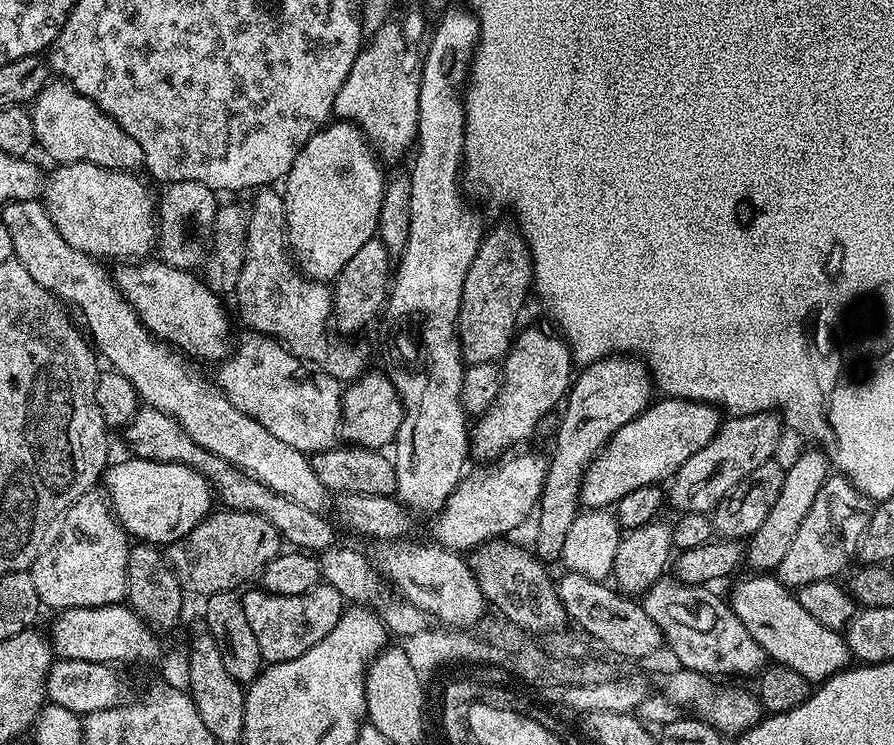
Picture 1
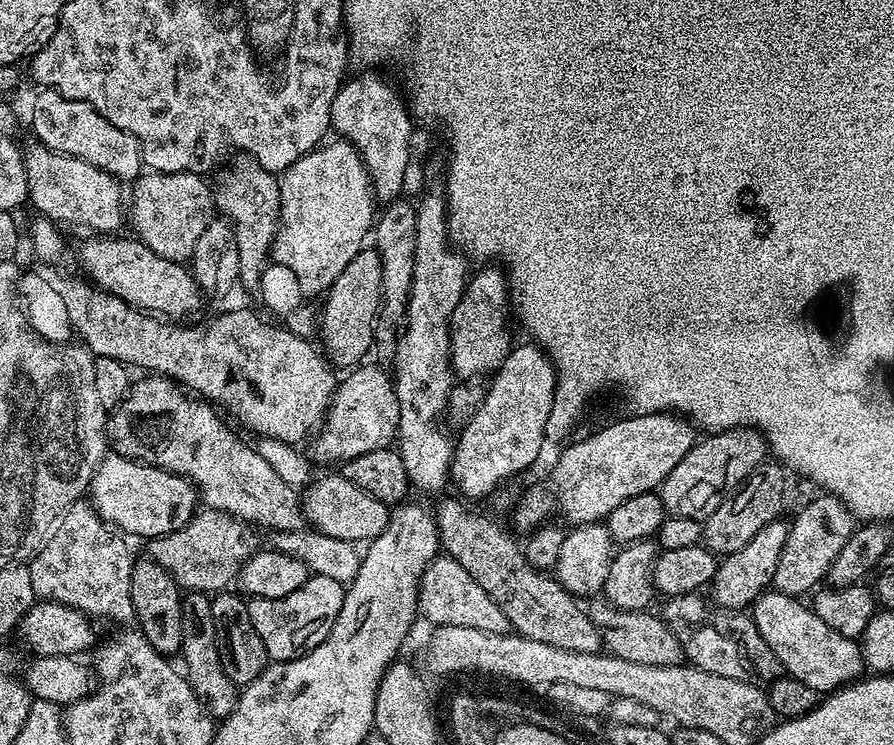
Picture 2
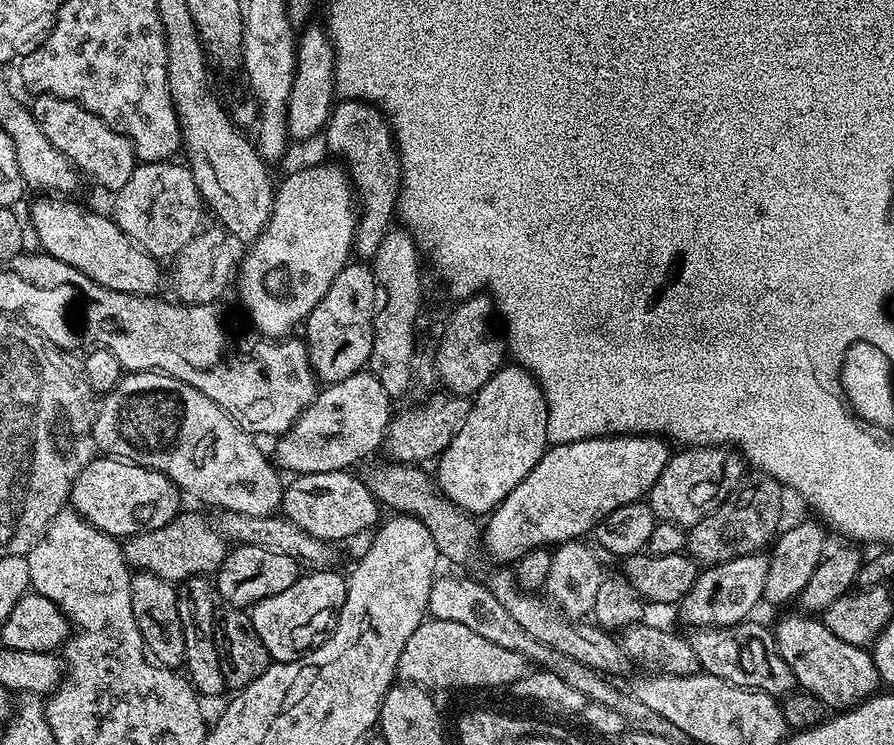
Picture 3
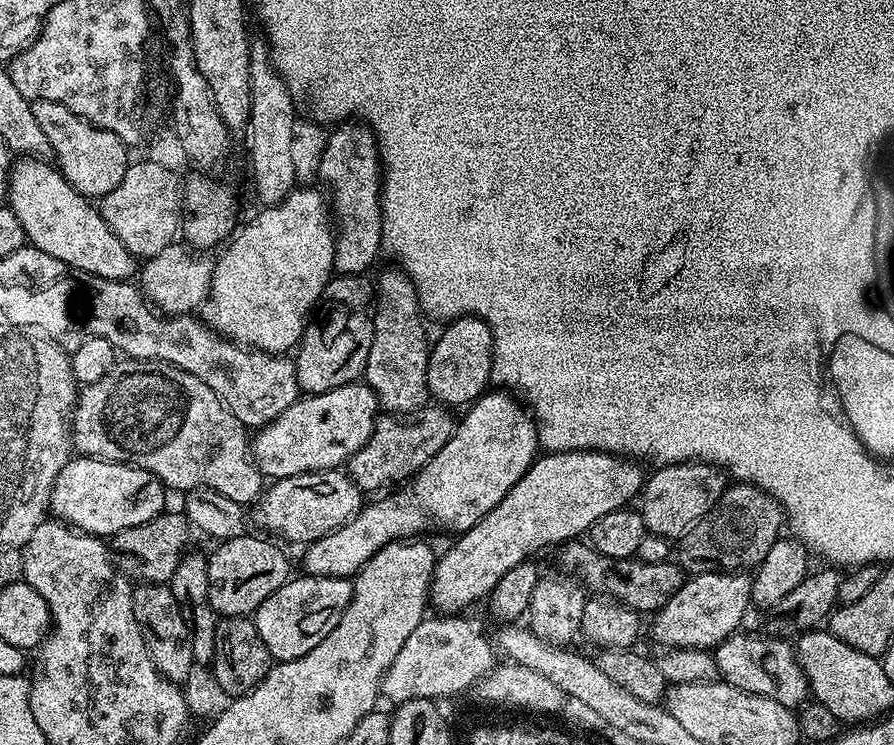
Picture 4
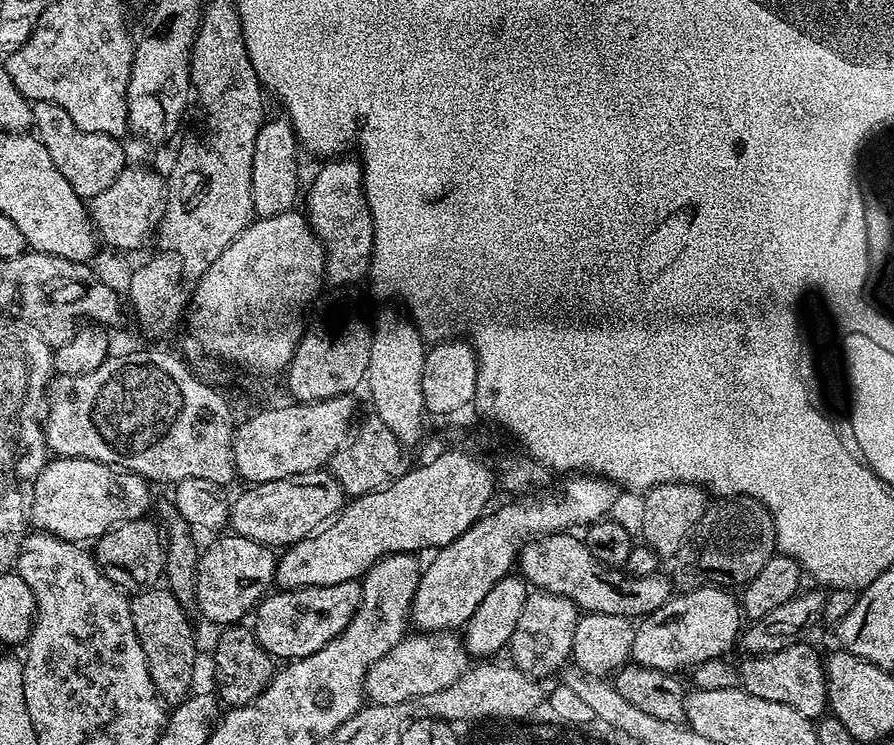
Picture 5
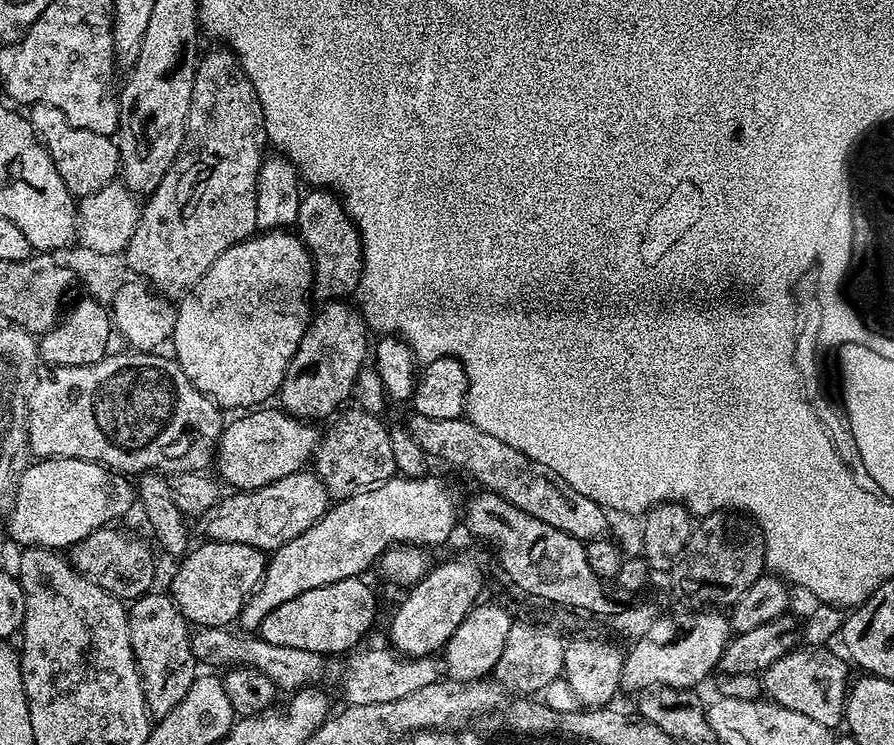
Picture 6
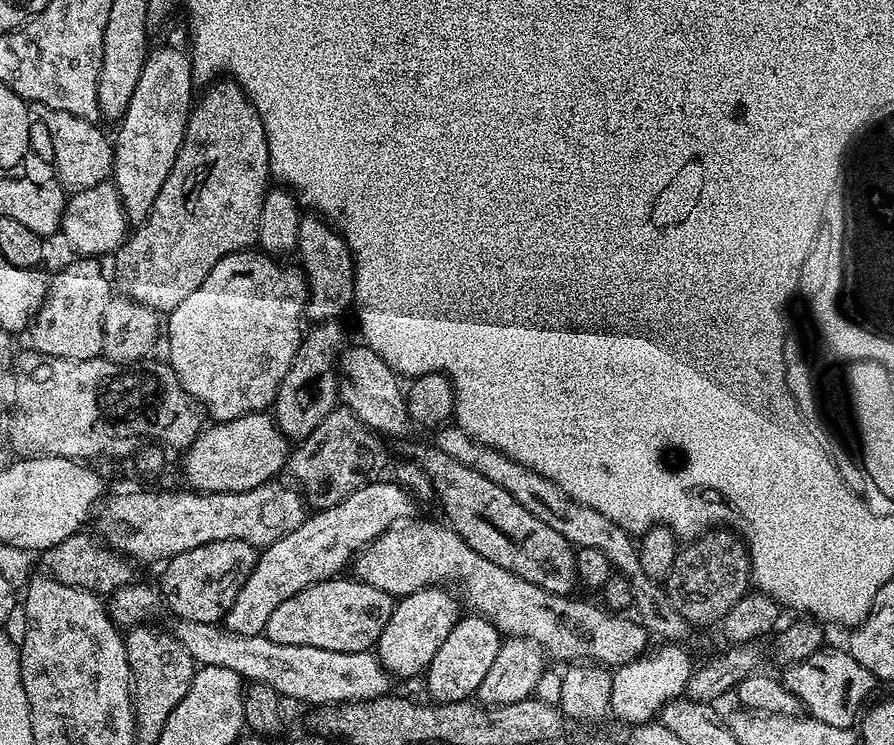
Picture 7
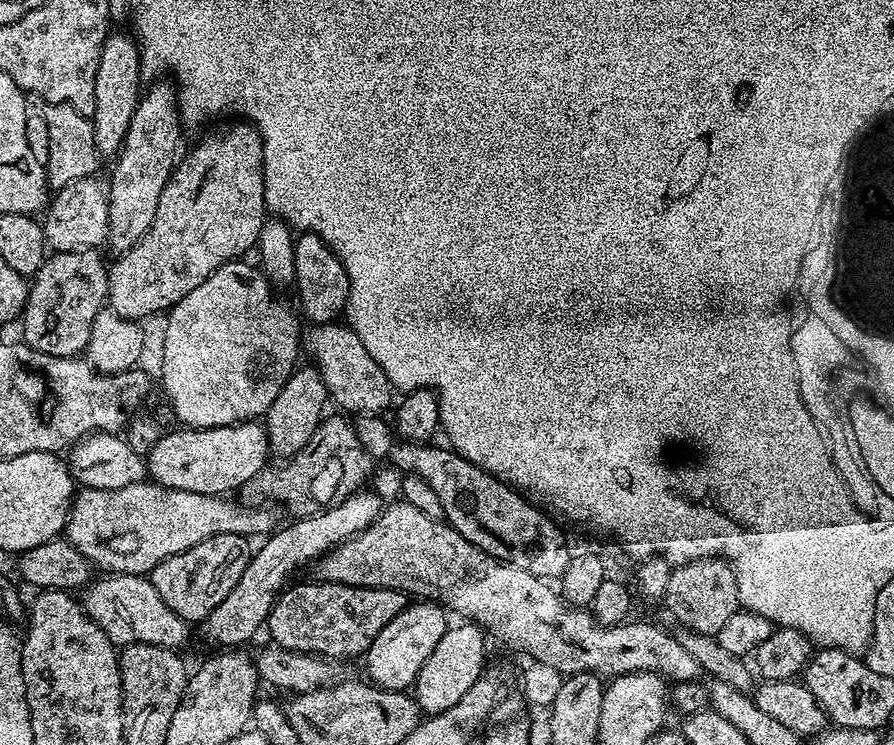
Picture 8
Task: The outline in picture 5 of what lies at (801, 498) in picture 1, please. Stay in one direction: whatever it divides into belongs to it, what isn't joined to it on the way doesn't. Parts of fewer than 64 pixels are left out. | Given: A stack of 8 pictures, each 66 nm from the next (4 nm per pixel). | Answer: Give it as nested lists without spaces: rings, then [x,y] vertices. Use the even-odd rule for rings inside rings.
[[[719,585],[687,589],[669,597],[668,601],[650,615],[643,617],[636,627],[631,661],[641,667],[656,668],[669,674],[679,673],[678,670],[690,670],[702,662],[721,659],[732,648],[735,649],[739,639],[742,623],[741,603],[732,596],[729,589]]]

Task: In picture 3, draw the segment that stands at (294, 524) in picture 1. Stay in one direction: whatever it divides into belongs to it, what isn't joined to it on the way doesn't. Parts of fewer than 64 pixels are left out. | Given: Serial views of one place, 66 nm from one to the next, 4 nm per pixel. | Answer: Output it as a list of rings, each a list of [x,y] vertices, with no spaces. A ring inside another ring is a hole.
[[[129,372],[121,375],[117,384],[108,392],[103,393],[101,400],[104,401],[99,401],[96,416],[92,420],[92,437],[97,449],[105,457],[126,460],[130,464],[137,464],[143,468],[161,472],[166,478],[170,478],[170,482],[176,484],[185,497],[193,496],[194,499],[201,500],[204,504],[210,504],[214,510],[225,508],[226,510],[234,510],[238,514],[246,514],[247,516],[270,516],[280,508],[280,499],[284,496],[285,485],[283,483],[280,484],[281,473],[278,471],[277,465],[269,457],[268,461],[264,457],[263,450],[256,445],[259,443],[257,443],[254,437],[248,432],[243,432],[228,417],[226,410],[222,410],[222,406],[218,406],[210,398],[206,398],[206,394],[202,394],[202,390],[194,390],[194,386],[190,386],[173,376],[168,376],[164,372]]]

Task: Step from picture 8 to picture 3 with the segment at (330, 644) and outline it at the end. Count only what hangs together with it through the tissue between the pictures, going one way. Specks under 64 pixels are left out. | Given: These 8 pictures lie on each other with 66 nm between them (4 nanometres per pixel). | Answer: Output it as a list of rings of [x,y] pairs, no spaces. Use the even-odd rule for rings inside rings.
[[[312,570],[301,574],[294,586],[282,590],[282,594],[262,598],[252,605],[250,615],[254,630],[258,630],[258,638],[262,638],[262,646],[266,646],[269,657],[285,664],[317,648],[334,630],[347,593],[347,579],[339,576],[336,570]]]

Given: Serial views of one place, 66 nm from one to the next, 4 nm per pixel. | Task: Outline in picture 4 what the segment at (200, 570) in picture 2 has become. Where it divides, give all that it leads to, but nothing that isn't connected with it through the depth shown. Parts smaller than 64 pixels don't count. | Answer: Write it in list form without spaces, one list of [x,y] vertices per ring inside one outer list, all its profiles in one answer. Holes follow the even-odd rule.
[[[165,510],[158,518],[146,522],[142,526],[130,526],[117,536],[111,537],[110,552],[114,563],[129,581],[145,584],[168,584],[174,570],[178,570],[178,562],[189,551],[188,532],[190,525],[183,511]]]

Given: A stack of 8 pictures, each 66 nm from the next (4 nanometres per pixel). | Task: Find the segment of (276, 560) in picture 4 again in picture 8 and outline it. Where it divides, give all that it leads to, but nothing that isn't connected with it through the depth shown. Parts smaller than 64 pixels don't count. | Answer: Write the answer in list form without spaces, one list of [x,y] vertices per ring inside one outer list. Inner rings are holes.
[[[214,534],[206,538],[206,542],[198,542],[198,546],[190,546],[190,550],[182,550],[182,554],[158,562],[150,574],[154,590],[158,590],[162,602],[166,602],[166,606],[183,620],[203,622],[214,606],[234,590],[238,578],[242,578],[246,566],[252,561],[254,548],[248,544],[251,543],[238,534]]]

